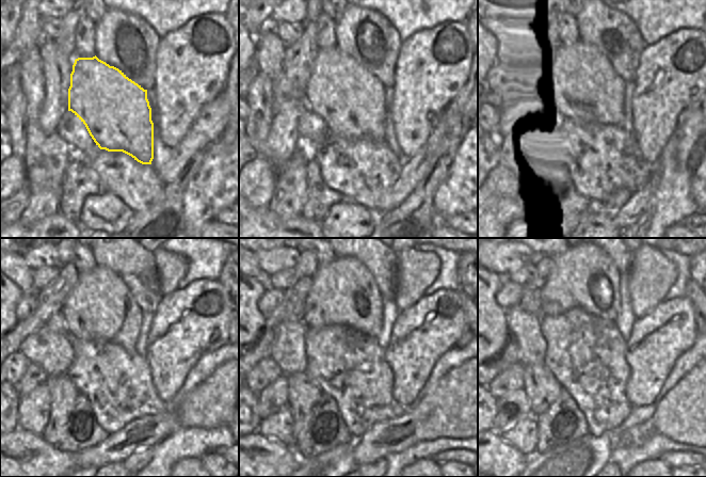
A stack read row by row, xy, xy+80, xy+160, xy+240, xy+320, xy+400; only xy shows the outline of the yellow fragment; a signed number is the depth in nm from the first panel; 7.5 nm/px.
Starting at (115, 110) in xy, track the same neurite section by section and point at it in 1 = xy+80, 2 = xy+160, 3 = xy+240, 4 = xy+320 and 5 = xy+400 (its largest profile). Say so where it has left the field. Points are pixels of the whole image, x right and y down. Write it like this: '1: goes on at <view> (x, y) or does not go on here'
1: goes on at xy+80 (350, 99)
2: goes on at xy+160 (581, 83)
3: goes on at xy+240 (100, 307)
4: goes on at xy+320 (345, 292)
5: goes on at xy+400 (584, 276)

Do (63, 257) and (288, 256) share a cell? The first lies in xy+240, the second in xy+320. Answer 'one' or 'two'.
two

